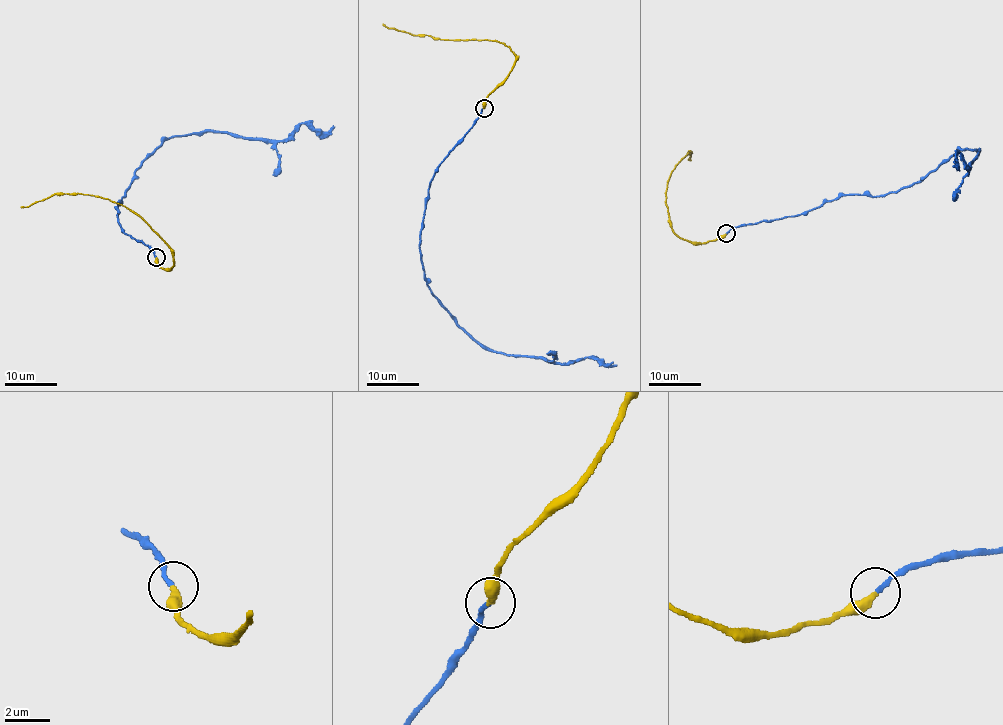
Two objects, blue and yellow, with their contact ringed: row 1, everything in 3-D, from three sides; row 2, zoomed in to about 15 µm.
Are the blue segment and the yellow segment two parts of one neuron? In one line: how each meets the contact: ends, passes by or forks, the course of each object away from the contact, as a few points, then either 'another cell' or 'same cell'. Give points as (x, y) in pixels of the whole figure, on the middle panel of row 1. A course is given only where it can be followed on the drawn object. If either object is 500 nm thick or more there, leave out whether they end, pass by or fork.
blue ends | yellow ends | blue via (483, 107), (429, 187), (420, 255), (430, 293), (491, 351), (617, 365) | yellow via (483, 107), (487, 97), (516, 58), (509, 47), (487, 40), (416, 35), (382, 24) | same cell

